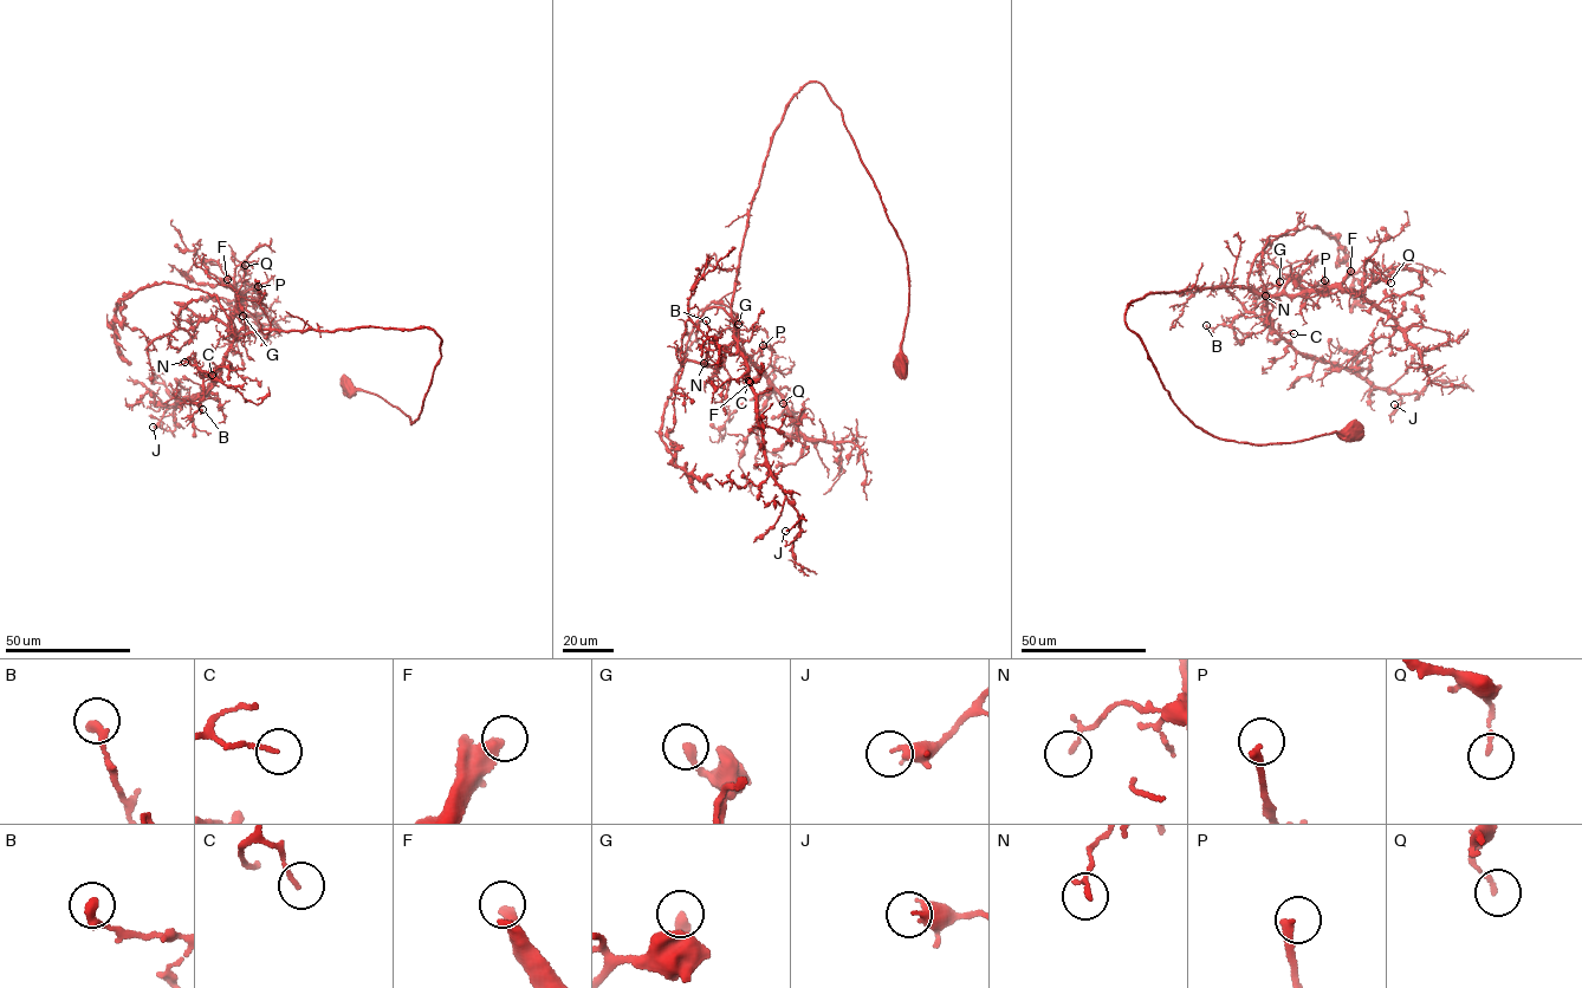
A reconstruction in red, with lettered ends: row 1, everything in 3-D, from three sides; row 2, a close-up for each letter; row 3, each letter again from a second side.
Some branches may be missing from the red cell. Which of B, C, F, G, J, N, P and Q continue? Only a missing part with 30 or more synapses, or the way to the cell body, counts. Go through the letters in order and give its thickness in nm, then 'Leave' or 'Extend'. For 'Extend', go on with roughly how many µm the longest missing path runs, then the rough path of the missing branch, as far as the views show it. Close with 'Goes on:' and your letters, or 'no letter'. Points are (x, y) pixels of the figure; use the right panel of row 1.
B: Thickness 300 nm. Leave
C: Thickness 110 nm. Leave
F: Thickness 440 nm. Extend. Missing length about 60 µm. Course of what is missing: (1350, 271), (1355, 245), (1361, 235), (1359, 226), (1353, 221), (1337, 222), (1328, 212), (1298, 216), (1287, 209)
G: Thickness 300 nm. Leave
J: Thickness 400 nm. Leave
N: Thickness 100 nm. Leave
P: Thickness 260 nm. Leave
Q: Thickness 140 nm. Leave
Goes on: F

